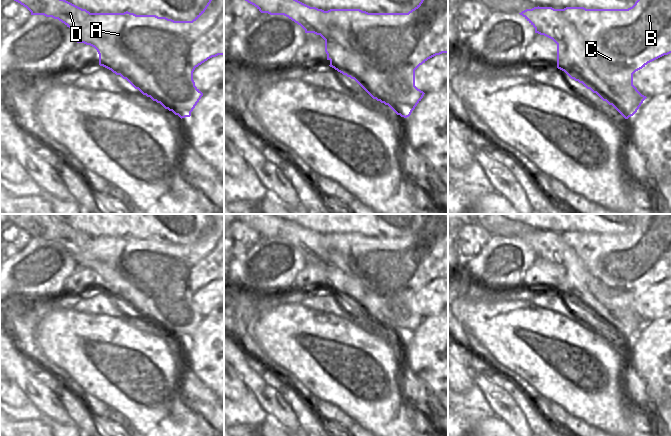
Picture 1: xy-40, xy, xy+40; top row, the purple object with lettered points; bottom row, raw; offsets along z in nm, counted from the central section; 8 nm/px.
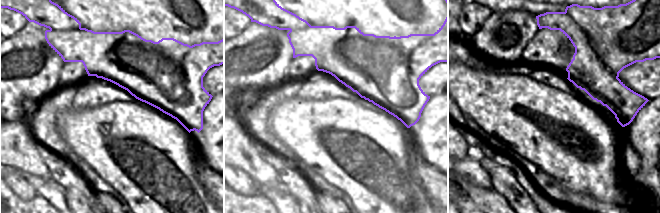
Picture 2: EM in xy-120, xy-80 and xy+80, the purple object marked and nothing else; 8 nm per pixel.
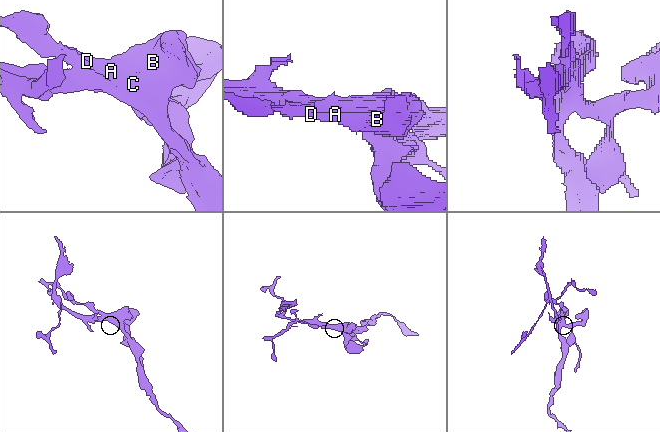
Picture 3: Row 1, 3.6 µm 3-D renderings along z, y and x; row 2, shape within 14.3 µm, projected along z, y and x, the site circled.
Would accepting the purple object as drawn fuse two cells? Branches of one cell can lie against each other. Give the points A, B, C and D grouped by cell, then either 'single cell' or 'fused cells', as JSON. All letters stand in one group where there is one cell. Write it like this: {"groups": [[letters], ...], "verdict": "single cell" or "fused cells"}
{"groups": [["A", "B", "C"], ["D"]], "verdict": "fused cells"}

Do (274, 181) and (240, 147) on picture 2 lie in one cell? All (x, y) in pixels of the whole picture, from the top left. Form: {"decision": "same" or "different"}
{"decision": "same"}

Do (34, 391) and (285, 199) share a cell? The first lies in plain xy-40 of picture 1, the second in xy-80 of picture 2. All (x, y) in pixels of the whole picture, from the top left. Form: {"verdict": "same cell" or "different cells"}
{"verdict": "different cells"}

